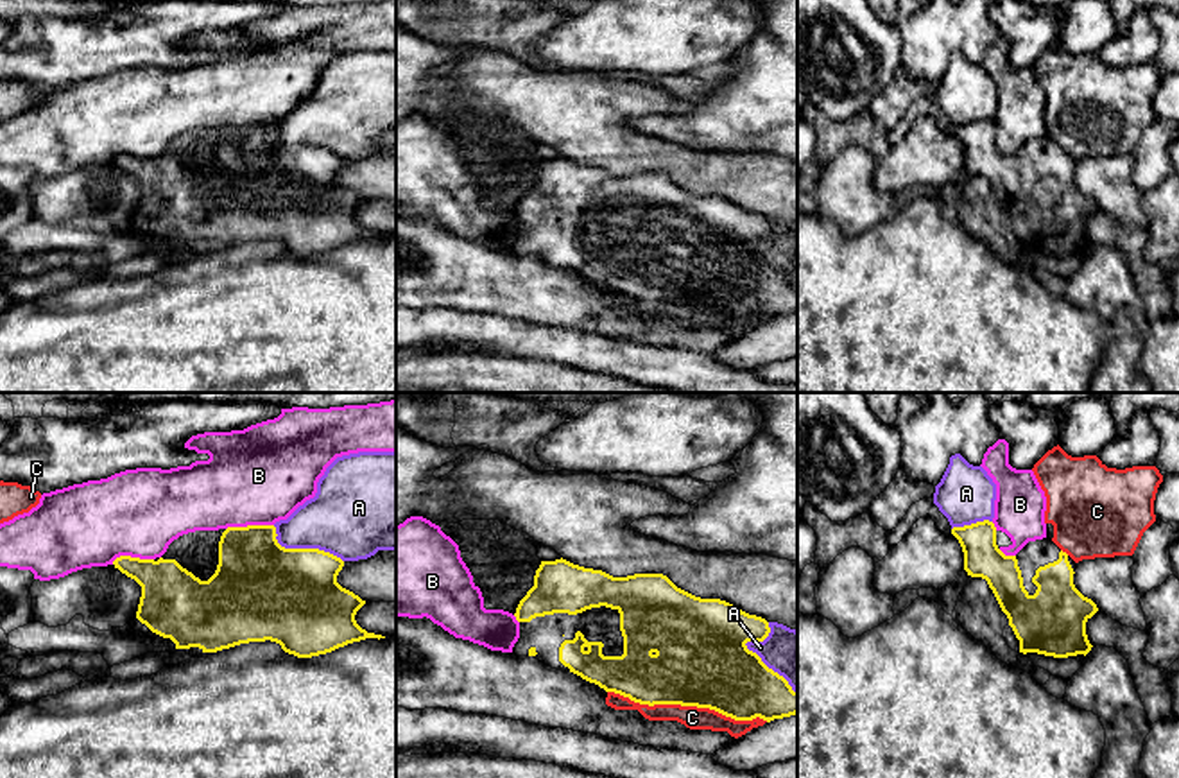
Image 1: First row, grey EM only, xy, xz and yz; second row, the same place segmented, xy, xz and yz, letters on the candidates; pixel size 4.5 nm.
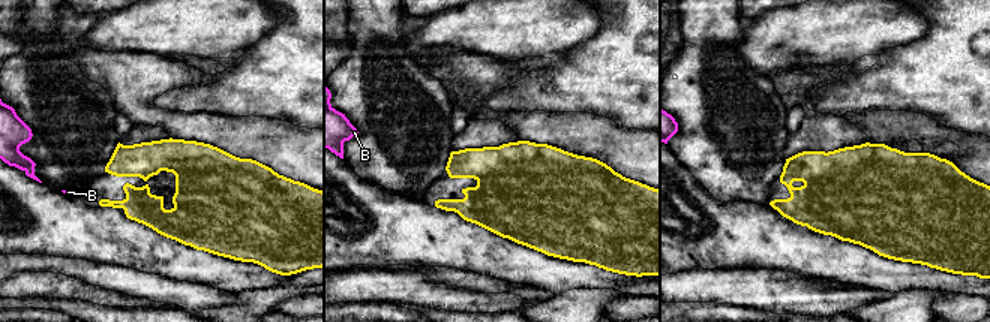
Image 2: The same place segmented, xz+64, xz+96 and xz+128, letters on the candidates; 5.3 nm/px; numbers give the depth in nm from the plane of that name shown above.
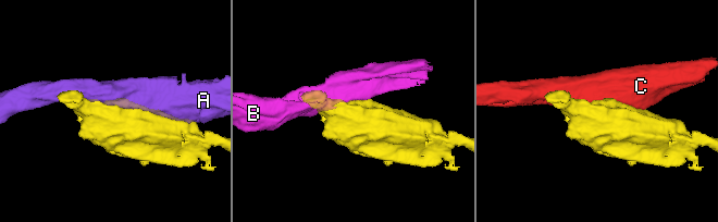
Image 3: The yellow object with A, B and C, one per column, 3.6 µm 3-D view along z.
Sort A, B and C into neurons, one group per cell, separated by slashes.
A / B / C

